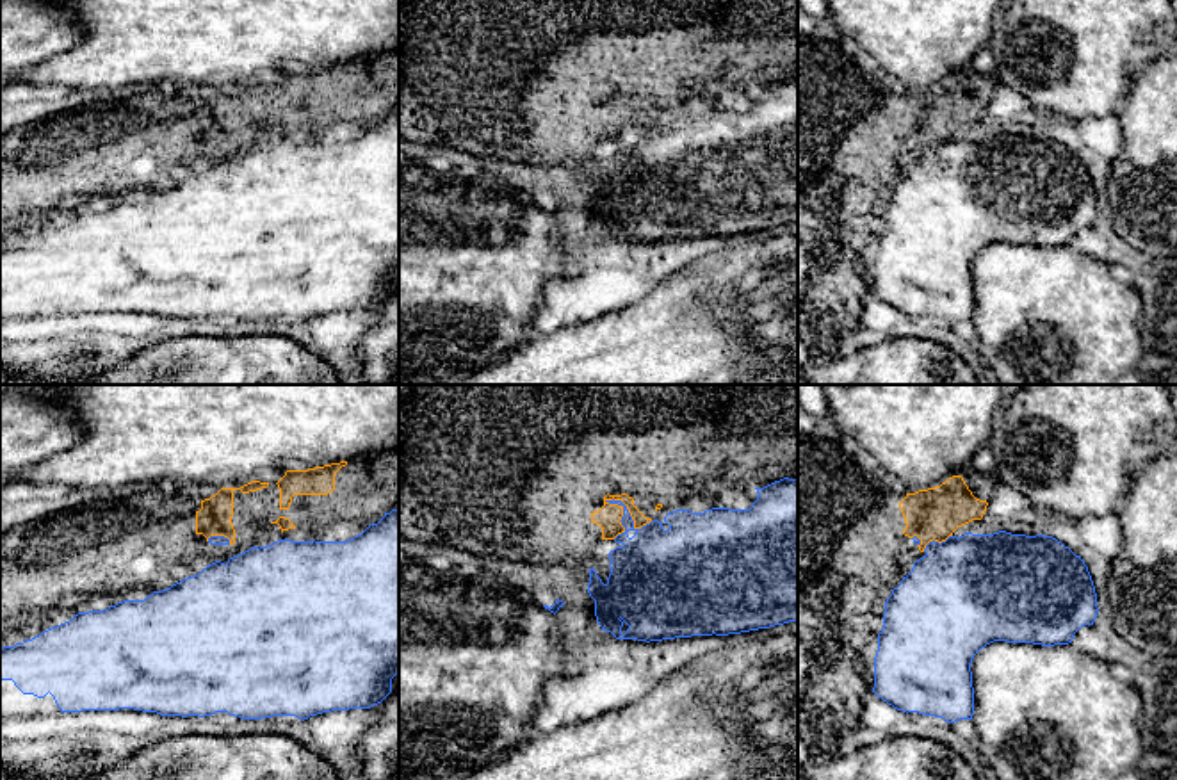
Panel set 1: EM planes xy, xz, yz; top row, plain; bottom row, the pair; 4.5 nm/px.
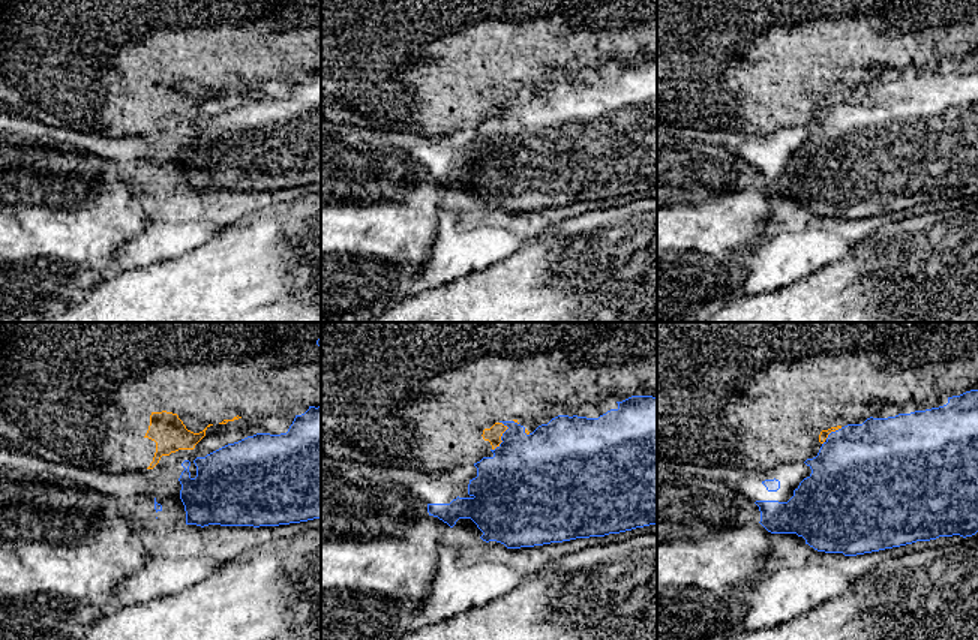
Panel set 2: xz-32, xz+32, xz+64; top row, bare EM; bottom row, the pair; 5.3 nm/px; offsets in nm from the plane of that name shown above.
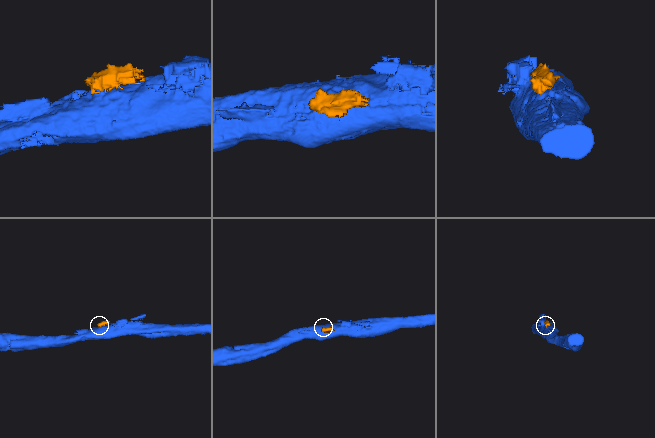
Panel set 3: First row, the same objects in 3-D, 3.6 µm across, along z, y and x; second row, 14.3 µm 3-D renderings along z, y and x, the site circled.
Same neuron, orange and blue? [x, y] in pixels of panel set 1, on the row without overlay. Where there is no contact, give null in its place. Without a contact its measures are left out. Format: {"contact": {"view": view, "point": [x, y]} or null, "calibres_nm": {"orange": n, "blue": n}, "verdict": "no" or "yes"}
{"contact": {"view": "xz", "point": [631, 116]}, "calibres_nm": {"orange": 110, "blue": 320}, "verdict": "no"}

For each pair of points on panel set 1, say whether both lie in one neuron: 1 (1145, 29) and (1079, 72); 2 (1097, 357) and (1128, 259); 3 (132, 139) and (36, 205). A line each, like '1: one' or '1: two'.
1: one
2: two
3: one

